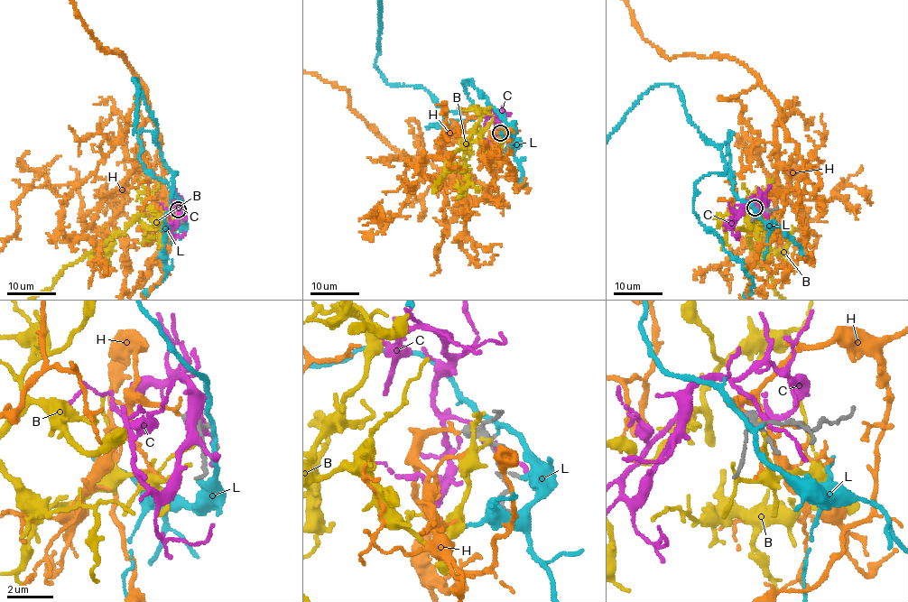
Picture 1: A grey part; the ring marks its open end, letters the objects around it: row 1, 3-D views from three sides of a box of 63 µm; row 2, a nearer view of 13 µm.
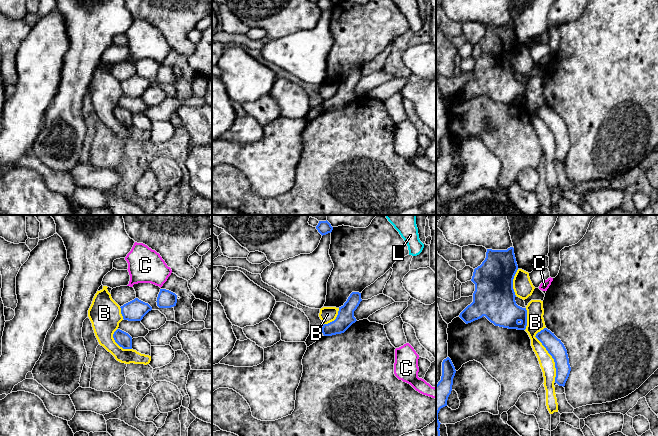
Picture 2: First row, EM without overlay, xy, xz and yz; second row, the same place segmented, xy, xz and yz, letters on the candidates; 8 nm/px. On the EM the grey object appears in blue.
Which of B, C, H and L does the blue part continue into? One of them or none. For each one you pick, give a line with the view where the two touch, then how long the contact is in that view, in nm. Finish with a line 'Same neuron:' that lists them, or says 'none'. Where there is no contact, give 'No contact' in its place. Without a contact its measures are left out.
H: No contact
Same neuron: H

